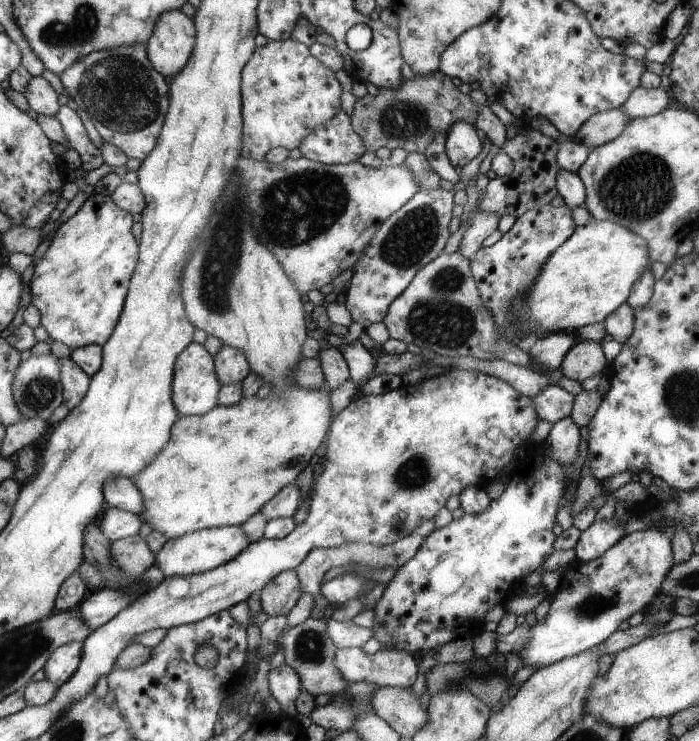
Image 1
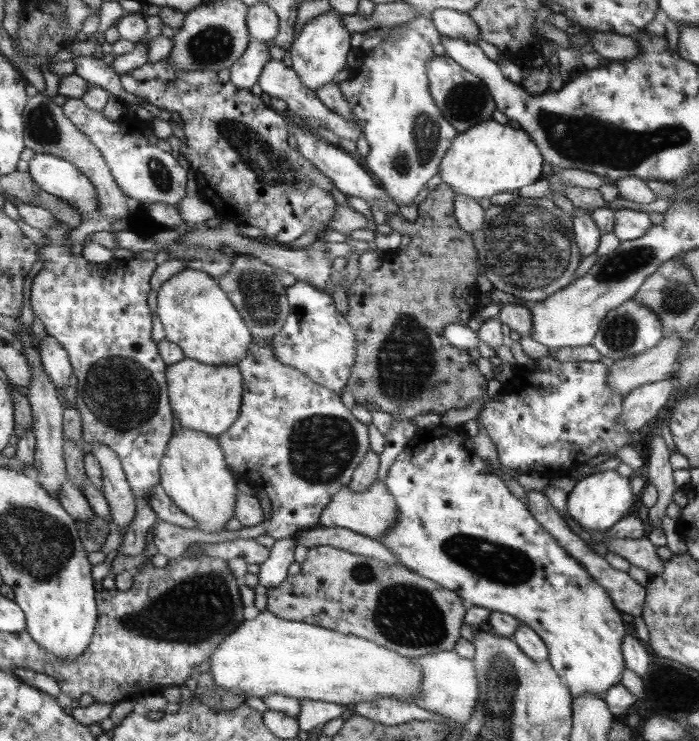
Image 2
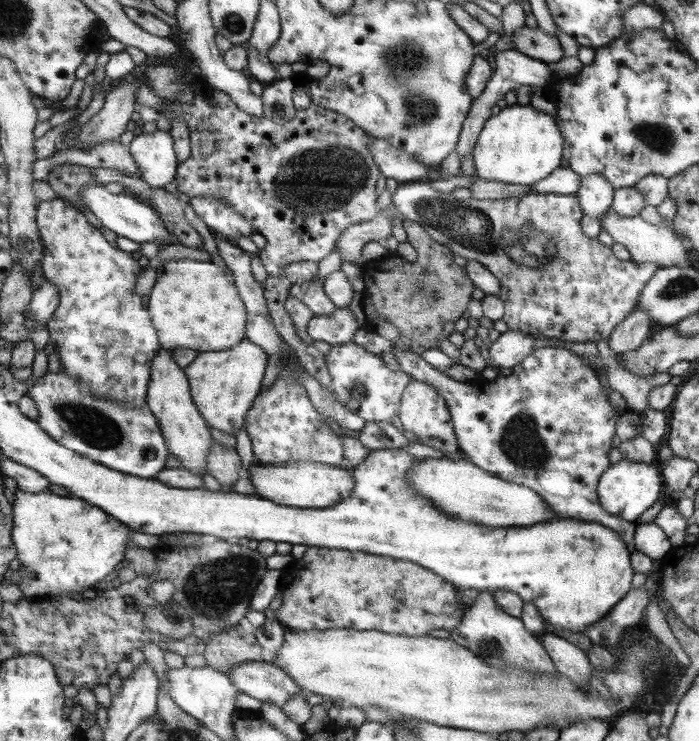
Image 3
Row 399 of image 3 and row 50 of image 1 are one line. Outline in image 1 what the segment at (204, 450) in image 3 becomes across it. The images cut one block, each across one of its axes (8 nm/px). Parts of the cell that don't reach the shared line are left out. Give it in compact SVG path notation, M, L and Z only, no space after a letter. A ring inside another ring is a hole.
M168 9L156 19L152 34L144 46L146 47L149 63L165 77L172 78L178 73L191 57L195 45L195 22L187 18L179 9Z

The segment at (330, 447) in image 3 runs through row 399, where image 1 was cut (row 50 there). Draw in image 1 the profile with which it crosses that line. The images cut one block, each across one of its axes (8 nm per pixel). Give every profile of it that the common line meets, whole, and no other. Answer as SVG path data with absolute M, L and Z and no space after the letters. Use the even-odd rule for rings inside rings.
M285 39L281 41L268 41L265 46L256 48L251 60L247 62L242 70L240 91L243 98L243 141L240 143L239 154L243 159L260 161L265 158L265 154L272 148L281 147L288 151L297 148L299 142L303 140L303 136L305 136L309 130L313 130L313 128L319 126L321 122L327 122L327 120L339 110L339 92L341 92L341 86L339 86L335 74L333 74L331 70L327 70L327 66L321 63L320 60L309 51L308 46L305 46L305 44L301 42L297 42L297 40Z

